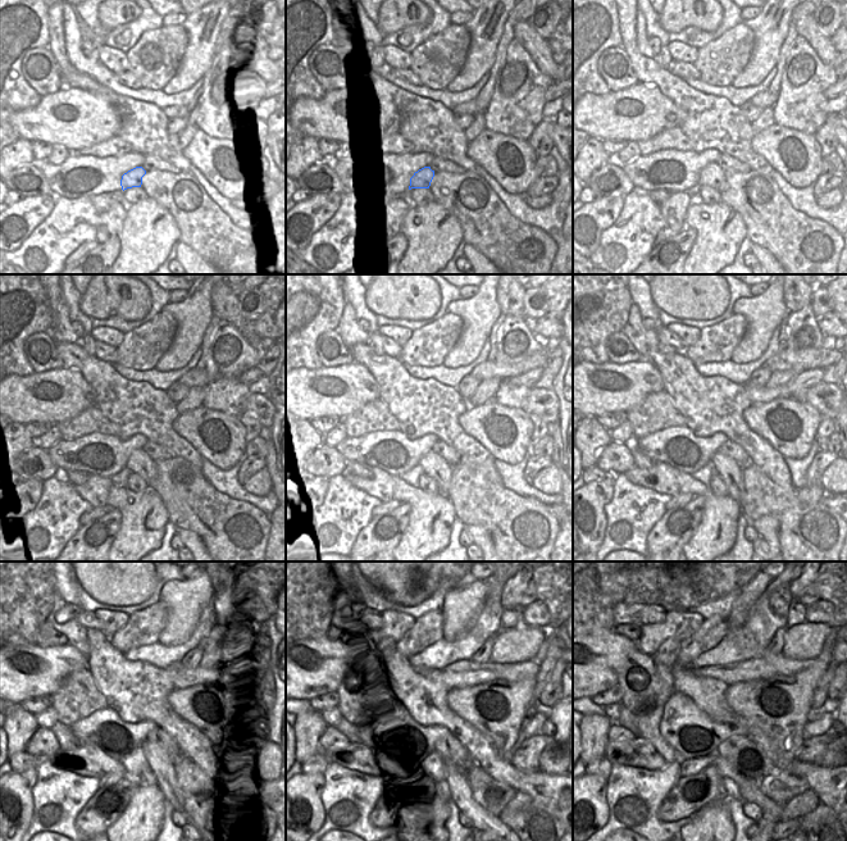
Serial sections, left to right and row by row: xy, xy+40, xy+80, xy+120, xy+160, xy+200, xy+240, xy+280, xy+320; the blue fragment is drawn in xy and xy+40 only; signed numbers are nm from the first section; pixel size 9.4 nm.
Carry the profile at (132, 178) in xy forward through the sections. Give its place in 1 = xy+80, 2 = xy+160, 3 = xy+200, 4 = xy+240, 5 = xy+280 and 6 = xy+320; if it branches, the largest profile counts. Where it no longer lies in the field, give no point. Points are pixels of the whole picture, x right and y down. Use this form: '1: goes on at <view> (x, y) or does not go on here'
1: goes on at xy+80 (713, 174)
2: goes on at xy+160 (436, 467)
3: goes on at xy+200 (731, 472)
4: goes on at xy+240 (159, 763)
5: goes on at xy+280 (459, 790)
6: goes on at xy+320 (750, 791)

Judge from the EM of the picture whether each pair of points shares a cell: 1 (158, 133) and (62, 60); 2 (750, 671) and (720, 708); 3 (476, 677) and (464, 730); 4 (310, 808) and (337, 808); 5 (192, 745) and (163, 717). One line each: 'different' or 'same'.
1: same
2: same
3: same
4: different
5: same

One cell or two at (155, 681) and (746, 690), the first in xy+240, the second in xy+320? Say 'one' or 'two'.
two

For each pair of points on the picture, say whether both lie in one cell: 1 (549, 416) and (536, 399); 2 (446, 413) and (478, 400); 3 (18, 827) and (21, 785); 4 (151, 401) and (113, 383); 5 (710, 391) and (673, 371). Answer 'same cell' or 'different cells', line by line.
1: same cell
2: different cells
3: same cell
4: same cell
5: same cell

